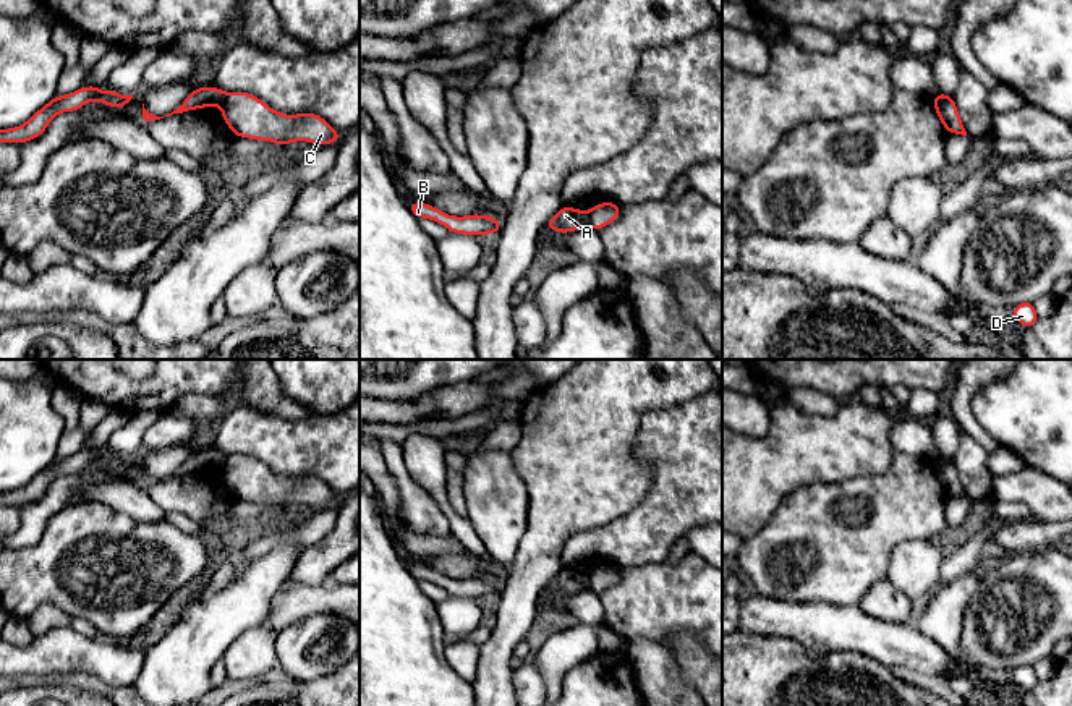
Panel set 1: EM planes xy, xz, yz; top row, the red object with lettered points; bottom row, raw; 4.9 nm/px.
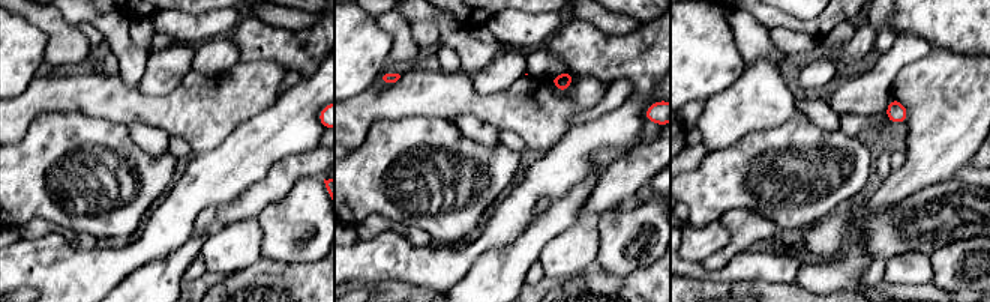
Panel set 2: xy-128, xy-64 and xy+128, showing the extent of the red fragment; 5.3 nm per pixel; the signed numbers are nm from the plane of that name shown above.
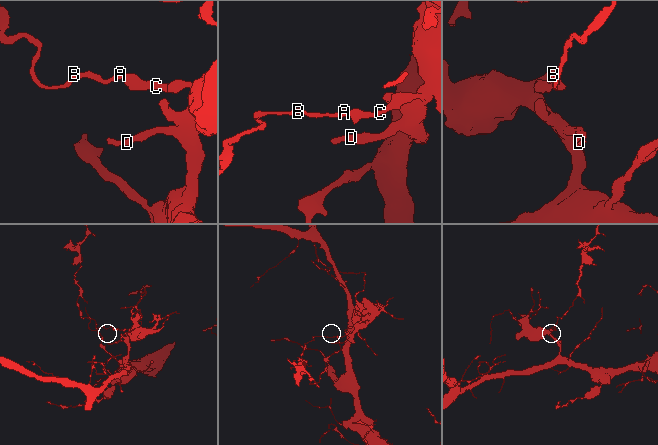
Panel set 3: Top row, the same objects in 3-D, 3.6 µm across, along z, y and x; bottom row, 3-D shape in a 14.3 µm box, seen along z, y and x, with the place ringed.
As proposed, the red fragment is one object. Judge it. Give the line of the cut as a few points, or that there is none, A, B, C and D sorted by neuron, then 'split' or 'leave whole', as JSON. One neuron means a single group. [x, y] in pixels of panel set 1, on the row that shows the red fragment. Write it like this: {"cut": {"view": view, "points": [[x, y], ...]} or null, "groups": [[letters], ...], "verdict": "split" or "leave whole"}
{"cut": {"view": "xz", "points": [[587, 212], [588, 225]]}, "groups": [["A", "B"], ["C", "D"]], "verdict": "split"}

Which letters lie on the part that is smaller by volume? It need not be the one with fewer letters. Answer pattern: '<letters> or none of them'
A, B

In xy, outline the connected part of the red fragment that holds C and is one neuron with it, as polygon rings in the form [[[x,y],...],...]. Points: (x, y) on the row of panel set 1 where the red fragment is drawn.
[[[249,92],[225,94],[220,108],[233,136],[274,141],[279,147],[295,141],[325,146],[342,139],[342,133],[335,131],[322,117],[311,112],[285,115]]]

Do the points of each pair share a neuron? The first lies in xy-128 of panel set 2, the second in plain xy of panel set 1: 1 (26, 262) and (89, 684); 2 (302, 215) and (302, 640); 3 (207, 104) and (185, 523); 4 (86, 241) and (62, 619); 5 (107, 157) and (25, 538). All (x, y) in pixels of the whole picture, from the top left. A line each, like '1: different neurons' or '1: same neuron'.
1: different neurons
2: same neuron
3: different neurons
4: same neuron
5: different neurons

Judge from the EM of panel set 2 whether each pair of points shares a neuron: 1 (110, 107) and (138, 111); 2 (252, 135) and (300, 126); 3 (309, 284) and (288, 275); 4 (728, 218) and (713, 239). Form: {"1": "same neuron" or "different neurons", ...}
{"1": "same neuron", "2": "same neuron", "3": "same neuron", "4": "different neurons"}

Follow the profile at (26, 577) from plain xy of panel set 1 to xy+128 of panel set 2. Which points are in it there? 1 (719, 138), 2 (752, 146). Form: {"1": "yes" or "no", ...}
{"1": "no", "2": "yes"}

